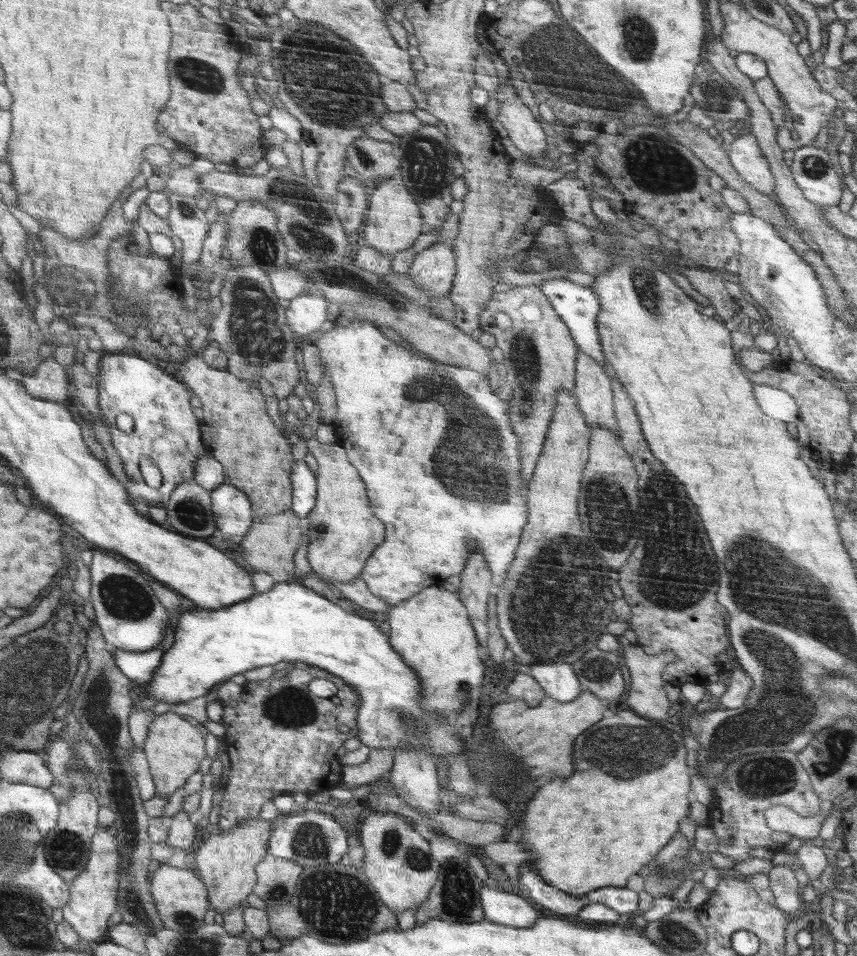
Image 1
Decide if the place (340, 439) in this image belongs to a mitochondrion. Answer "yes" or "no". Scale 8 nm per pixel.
no

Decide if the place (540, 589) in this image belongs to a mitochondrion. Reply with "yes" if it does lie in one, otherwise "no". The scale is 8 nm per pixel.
yes

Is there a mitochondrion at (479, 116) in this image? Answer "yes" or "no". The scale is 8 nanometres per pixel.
no

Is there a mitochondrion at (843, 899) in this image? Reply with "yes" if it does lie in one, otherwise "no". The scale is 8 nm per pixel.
no

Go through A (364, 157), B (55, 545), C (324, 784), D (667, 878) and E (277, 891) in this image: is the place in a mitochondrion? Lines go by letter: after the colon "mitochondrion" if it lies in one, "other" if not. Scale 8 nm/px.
A: mitochondrion
B: other
C: other
D: mitochondrion
E: mitochondrion

